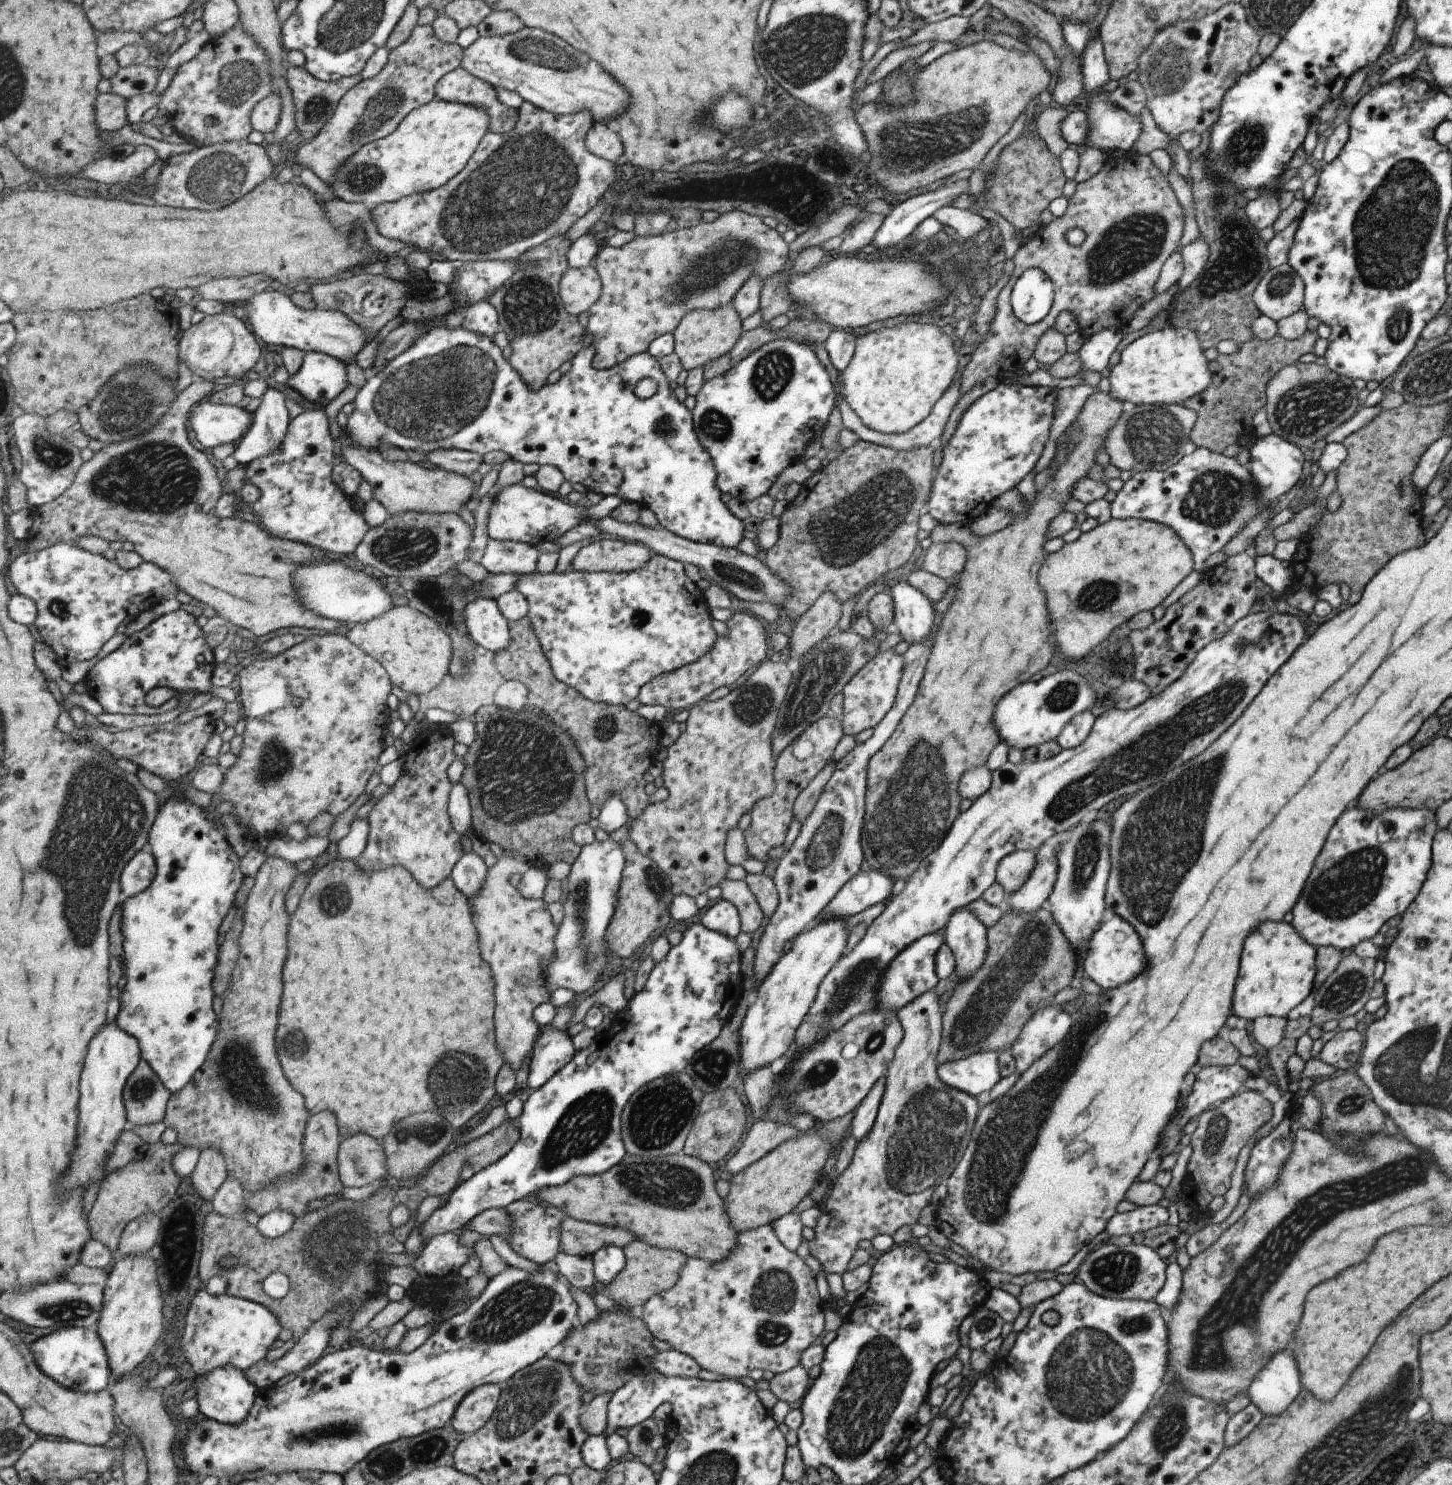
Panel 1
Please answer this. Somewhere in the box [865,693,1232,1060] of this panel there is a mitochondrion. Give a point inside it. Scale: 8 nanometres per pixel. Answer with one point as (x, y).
(899, 831)

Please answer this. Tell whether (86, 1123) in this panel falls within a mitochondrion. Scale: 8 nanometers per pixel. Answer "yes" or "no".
no

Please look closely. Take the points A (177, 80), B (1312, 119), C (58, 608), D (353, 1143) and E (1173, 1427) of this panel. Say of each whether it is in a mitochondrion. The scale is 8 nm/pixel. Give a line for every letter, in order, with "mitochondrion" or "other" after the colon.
A: other
B: other
C: mitochondrion
D: other
E: mitochondrion

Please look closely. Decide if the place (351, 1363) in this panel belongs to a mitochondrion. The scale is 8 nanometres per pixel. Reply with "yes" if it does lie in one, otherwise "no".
no

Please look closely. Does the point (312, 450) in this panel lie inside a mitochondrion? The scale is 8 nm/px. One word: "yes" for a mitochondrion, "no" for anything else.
no

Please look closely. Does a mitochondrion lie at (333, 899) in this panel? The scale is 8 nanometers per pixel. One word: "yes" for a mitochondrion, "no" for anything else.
yes

